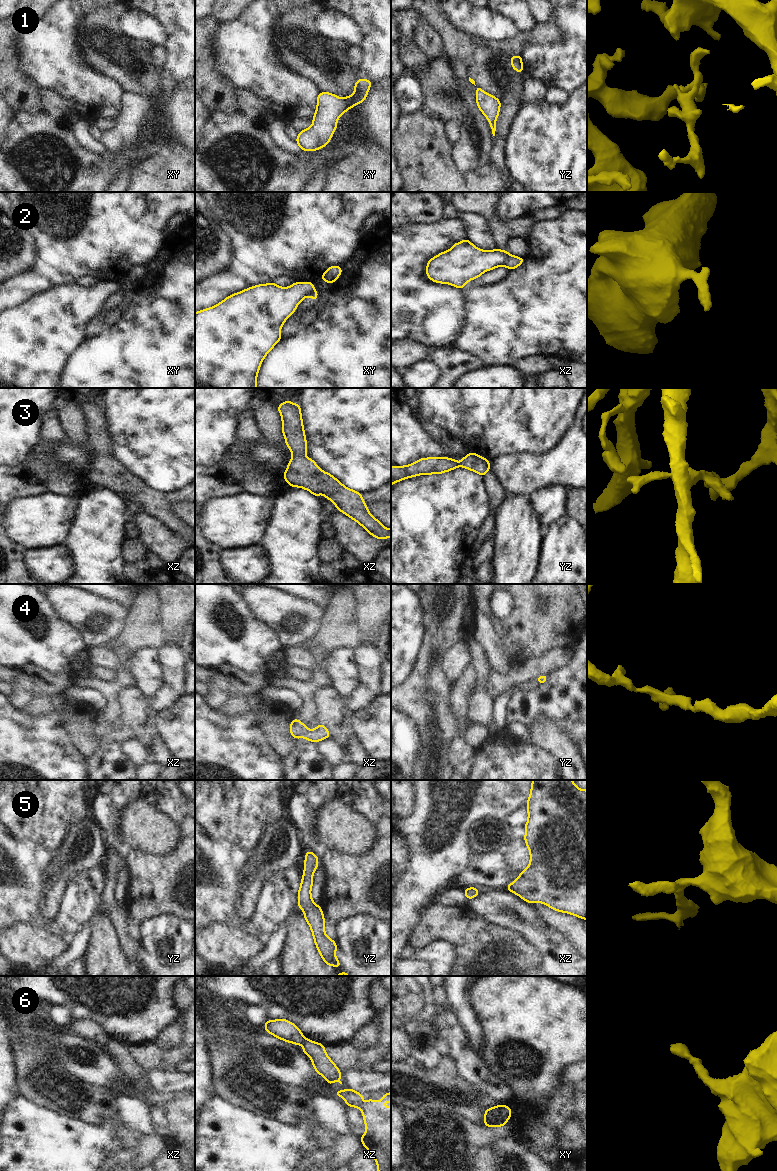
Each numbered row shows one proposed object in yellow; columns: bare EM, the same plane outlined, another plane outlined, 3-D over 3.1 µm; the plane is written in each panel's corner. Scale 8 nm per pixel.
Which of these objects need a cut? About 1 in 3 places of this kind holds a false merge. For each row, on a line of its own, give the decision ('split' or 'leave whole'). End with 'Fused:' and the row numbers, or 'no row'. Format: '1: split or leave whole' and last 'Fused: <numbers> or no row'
1: leave whole
2: split
3: leave whole
4: leave whole
5: leave whole
6: split
Fused: 2, 6

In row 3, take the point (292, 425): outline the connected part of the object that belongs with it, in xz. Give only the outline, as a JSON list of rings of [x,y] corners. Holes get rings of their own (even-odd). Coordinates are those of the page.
[[[287,400],[281,403],[277,409],[282,417],[282,432],[285,437],[285,442],[293,457],[284,472],[284,480],[290,485],[290,487],[306,489],[315,497],[318,497],[318,495],[322,493],[325,498],[330,499],[333,502],[338,511],[341,511],[351,519],[358,522],[373,537],[380,540],[391,537],[391,529],[385,528],[374,516],[370,514],[361,493],[345,487],[334,476],[322,471],[314,460],[304,456],[307,452],[307,441],[300,405],[293,404],[291,401]]]

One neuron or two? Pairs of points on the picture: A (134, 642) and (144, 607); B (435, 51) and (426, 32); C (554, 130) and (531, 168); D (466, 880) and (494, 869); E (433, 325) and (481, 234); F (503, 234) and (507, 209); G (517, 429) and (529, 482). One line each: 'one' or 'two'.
A: one
B: one
C: one
D: one
E: two
F: two
G: two

